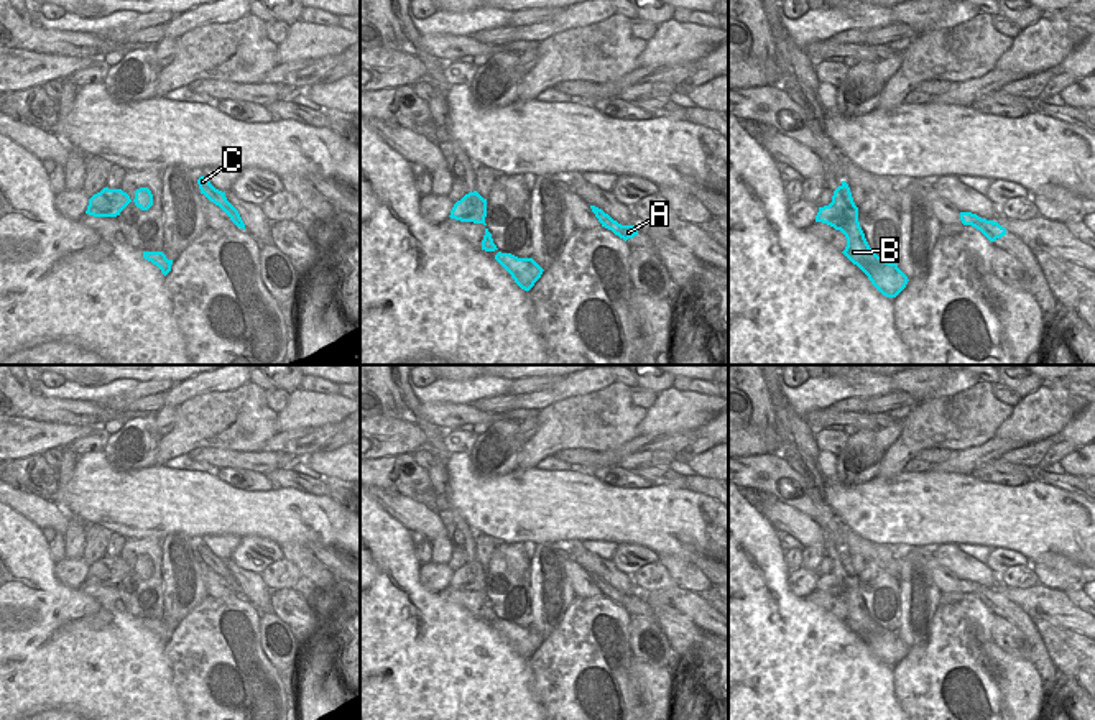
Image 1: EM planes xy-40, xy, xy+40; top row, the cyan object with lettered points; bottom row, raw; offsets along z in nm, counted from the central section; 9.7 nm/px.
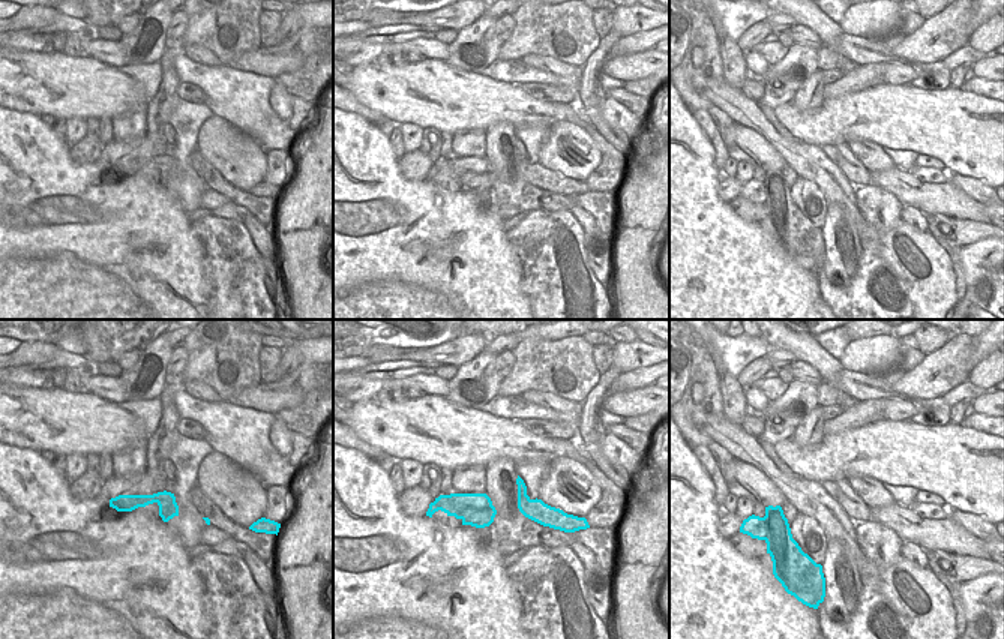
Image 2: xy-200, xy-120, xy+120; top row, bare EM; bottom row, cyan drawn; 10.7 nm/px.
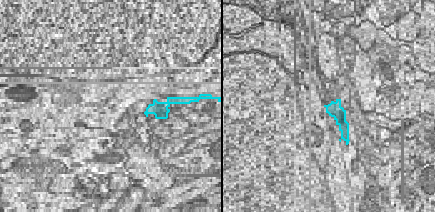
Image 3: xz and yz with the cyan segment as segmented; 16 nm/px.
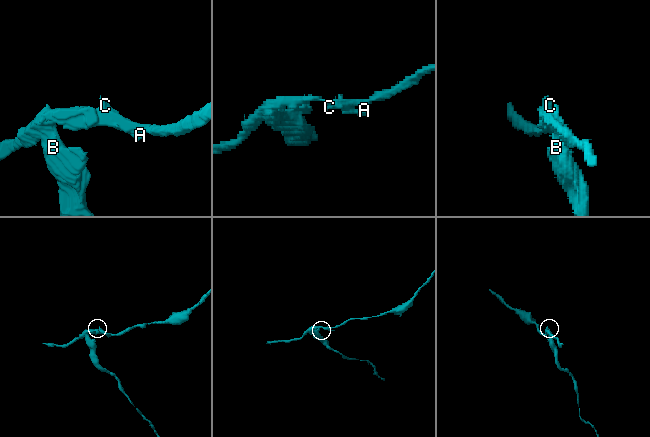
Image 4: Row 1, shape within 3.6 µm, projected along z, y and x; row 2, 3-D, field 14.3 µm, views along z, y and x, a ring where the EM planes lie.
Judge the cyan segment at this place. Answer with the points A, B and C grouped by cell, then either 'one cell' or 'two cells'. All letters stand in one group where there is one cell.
groups A C / B; two cells

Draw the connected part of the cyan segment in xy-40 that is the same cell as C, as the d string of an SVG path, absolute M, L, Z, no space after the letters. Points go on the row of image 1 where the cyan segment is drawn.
M204 176L197 179L201 194L204 194L210 202L219 205L229 217L230 220L245 230L245 224L238 214L238 210L227 201L225 192L215 189L210 181Z

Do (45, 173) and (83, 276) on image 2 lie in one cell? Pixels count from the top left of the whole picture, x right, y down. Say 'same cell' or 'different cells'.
same cell

